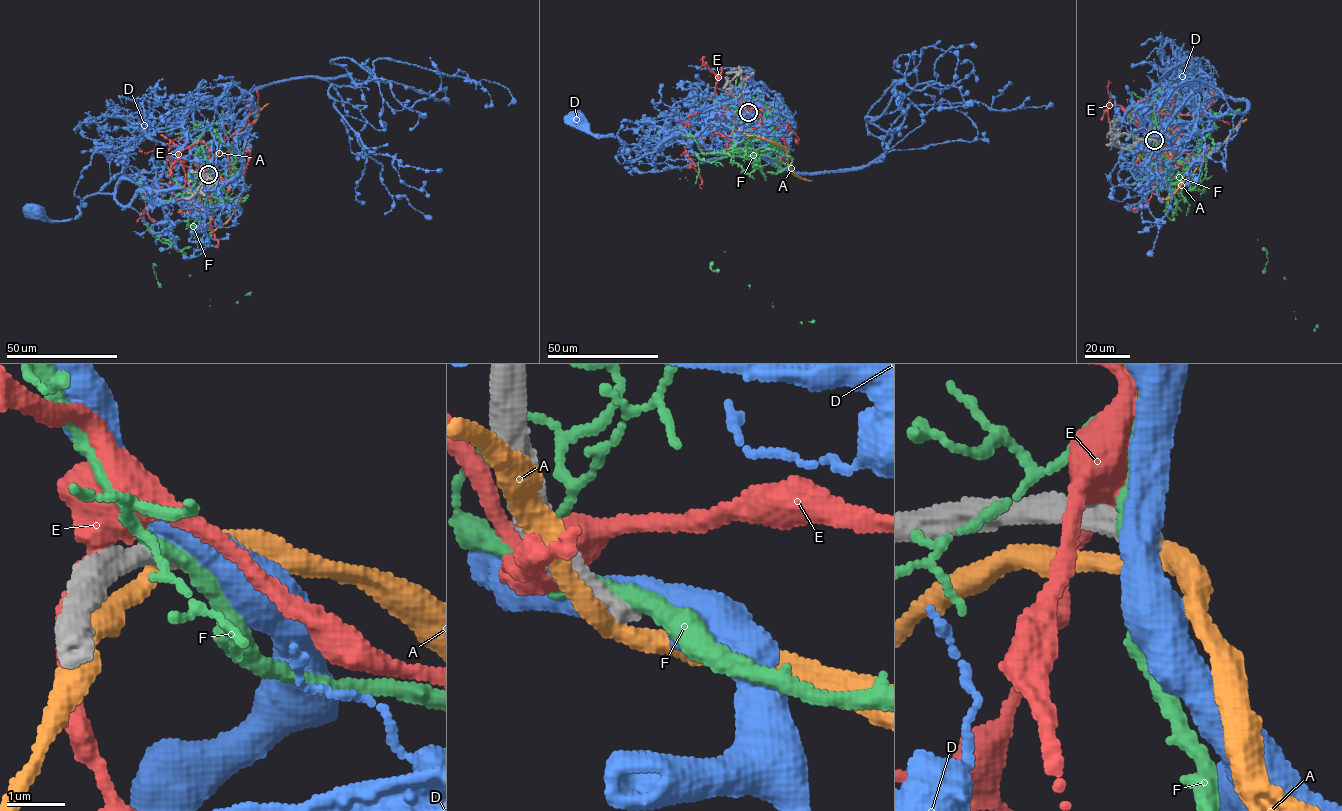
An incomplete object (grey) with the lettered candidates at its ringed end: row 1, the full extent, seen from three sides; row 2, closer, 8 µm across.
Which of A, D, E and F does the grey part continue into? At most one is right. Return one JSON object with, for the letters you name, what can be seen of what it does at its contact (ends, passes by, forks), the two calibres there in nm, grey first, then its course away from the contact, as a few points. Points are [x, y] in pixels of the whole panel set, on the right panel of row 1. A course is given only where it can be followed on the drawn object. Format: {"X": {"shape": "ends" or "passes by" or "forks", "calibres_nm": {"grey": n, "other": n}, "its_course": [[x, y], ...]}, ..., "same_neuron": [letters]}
{"same_neuron": []}

